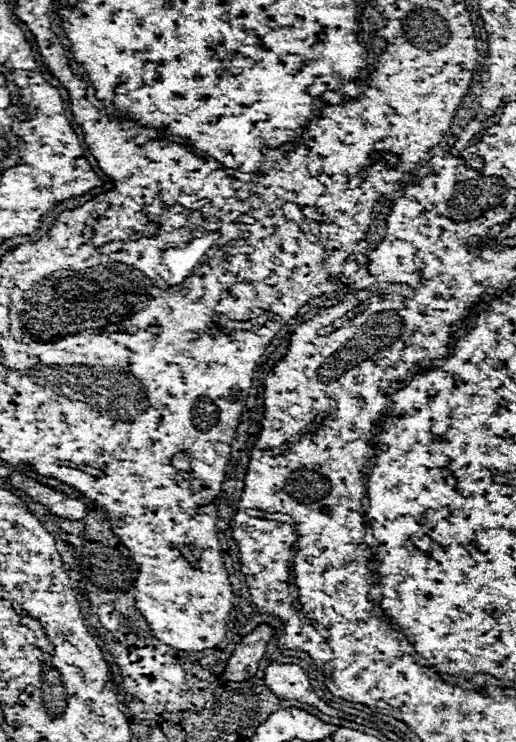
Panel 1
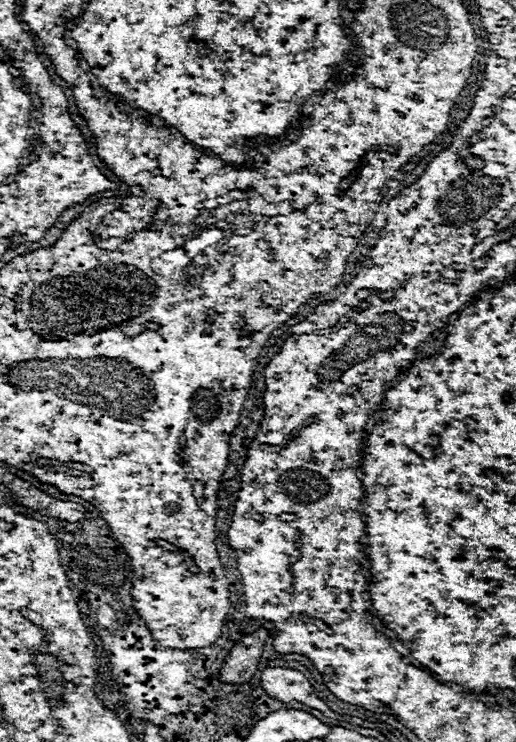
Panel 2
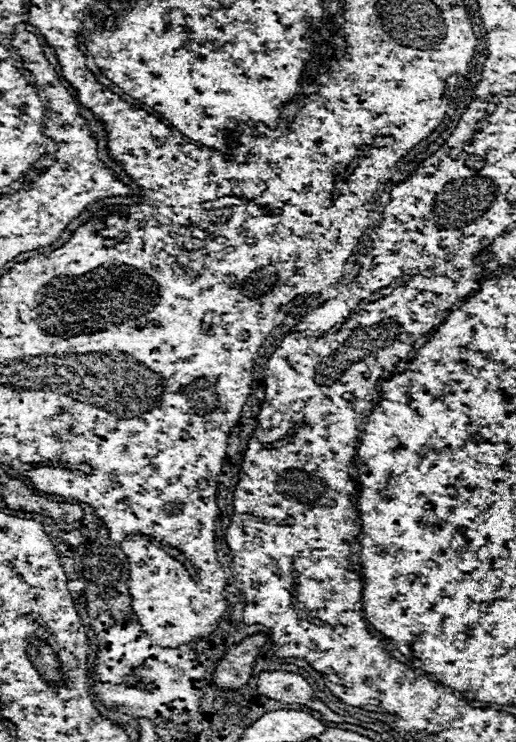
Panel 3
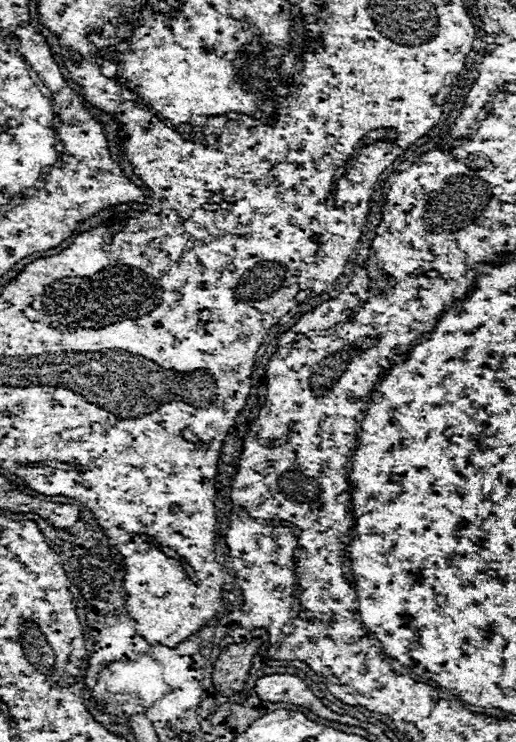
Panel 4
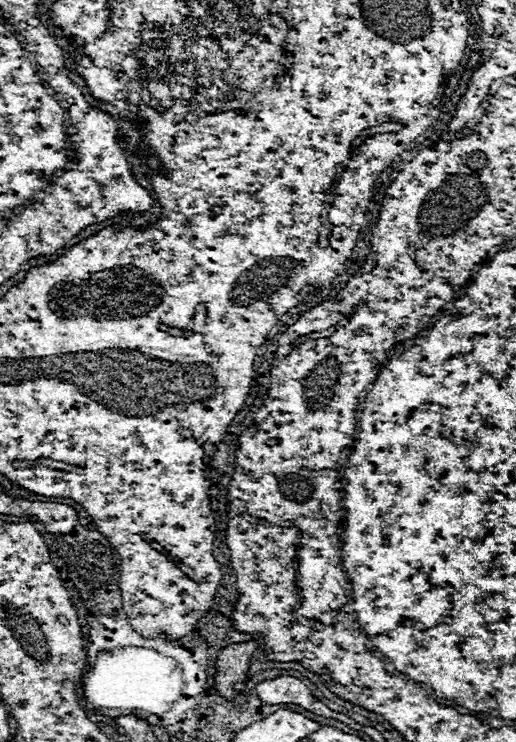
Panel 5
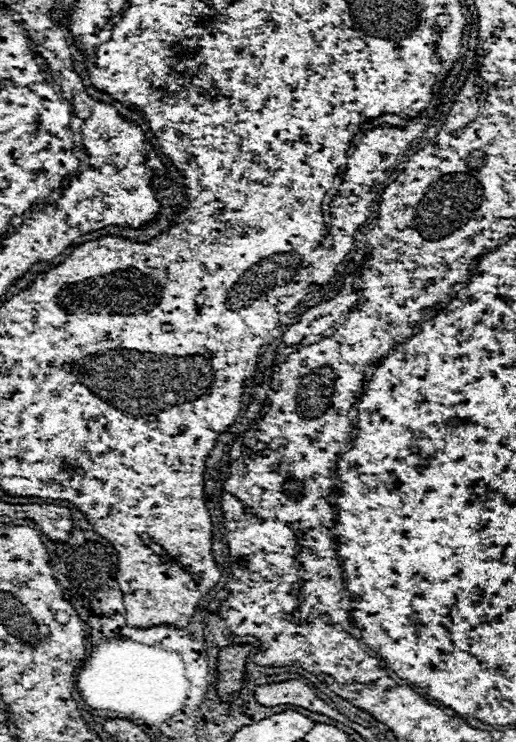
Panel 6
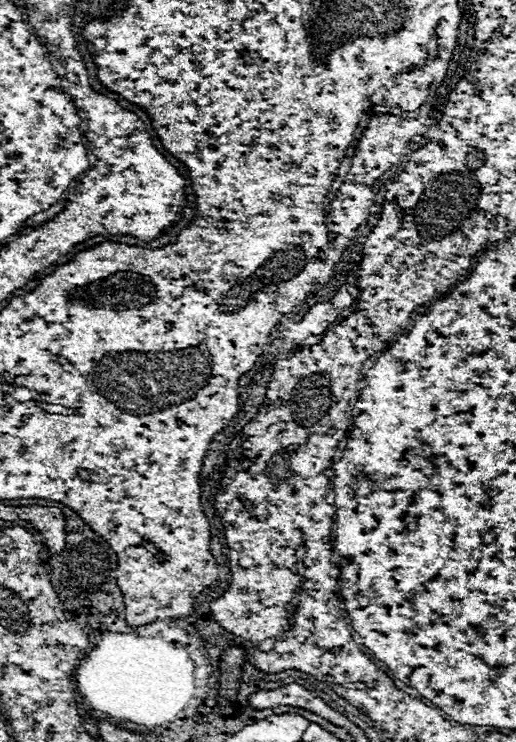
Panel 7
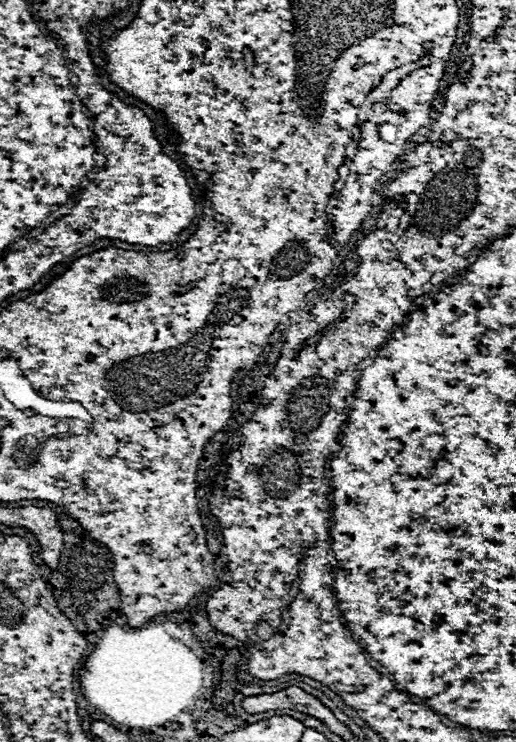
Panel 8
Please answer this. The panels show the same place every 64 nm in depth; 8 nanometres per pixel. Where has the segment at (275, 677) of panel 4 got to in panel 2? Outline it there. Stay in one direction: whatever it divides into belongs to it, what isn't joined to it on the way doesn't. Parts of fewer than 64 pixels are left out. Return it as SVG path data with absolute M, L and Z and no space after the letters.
M270 666L270 668L262 670L262 688L272 698L280 698L280 702L298 700L310 708L320 710L324 716L332 718L332 710L318 696L314 696L310 682L306 680L306 676L300 670Z

